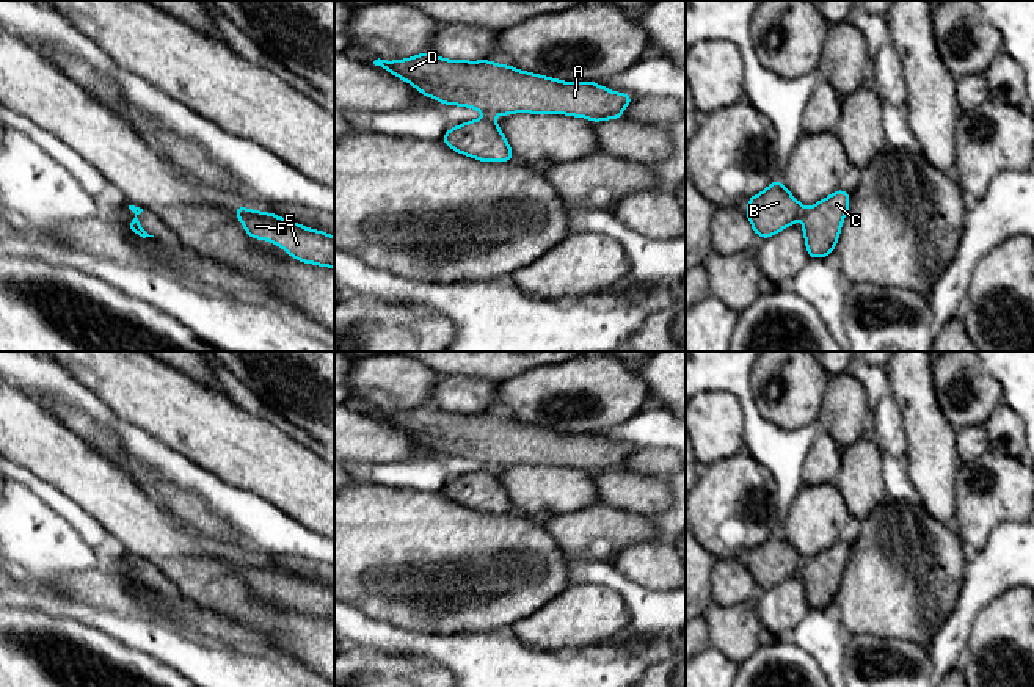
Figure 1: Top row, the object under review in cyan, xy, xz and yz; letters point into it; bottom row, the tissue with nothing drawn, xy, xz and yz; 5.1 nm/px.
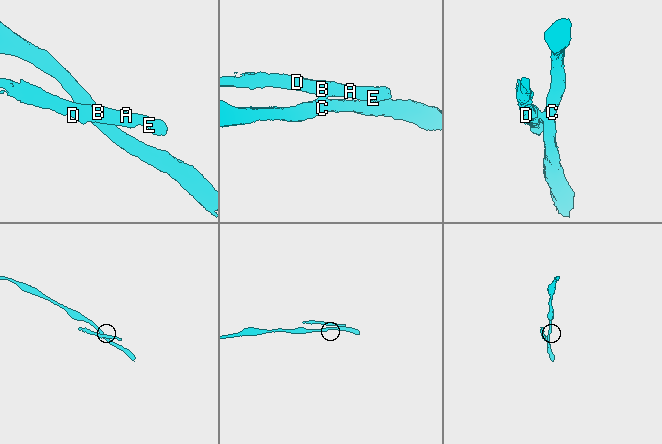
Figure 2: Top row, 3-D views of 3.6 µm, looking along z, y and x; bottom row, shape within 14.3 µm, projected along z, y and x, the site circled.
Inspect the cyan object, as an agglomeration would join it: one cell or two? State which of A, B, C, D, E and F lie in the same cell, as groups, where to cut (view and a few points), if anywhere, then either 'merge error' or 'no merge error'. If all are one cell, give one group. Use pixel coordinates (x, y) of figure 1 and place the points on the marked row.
A B D E F / C; cut in xz along (487, 116), (491, 119); merge error

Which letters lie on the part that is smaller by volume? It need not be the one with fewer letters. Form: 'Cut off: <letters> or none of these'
Cut off: A, B, D, E, F

